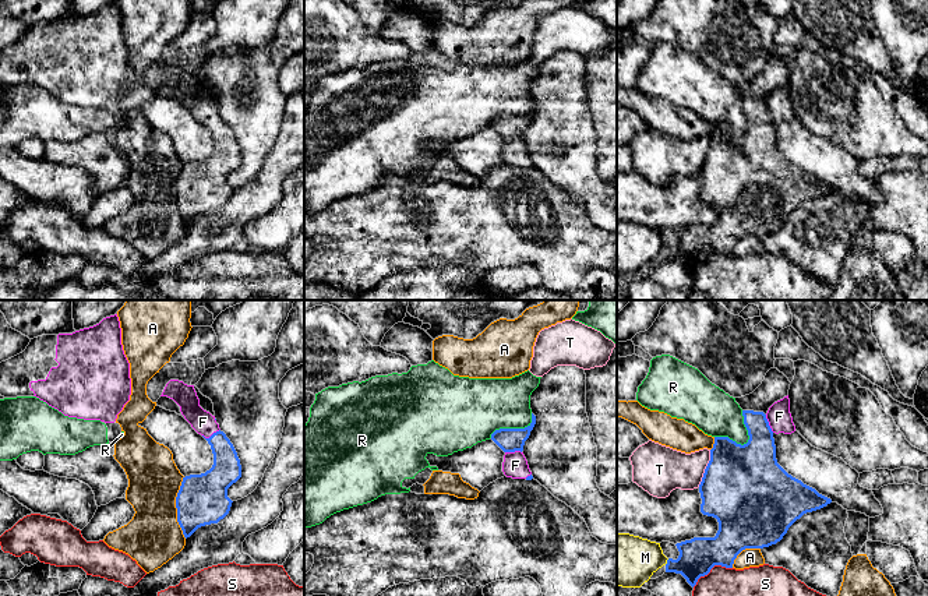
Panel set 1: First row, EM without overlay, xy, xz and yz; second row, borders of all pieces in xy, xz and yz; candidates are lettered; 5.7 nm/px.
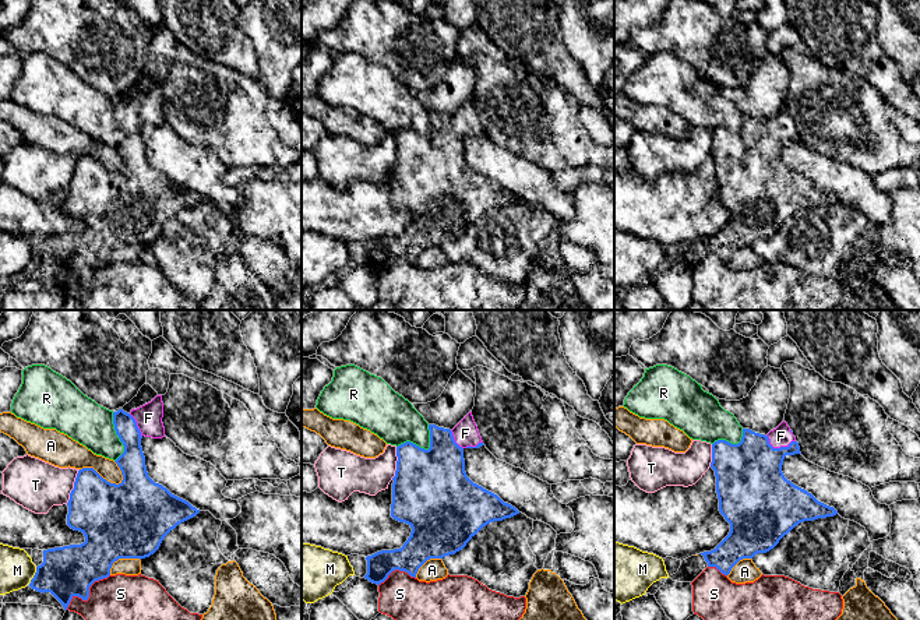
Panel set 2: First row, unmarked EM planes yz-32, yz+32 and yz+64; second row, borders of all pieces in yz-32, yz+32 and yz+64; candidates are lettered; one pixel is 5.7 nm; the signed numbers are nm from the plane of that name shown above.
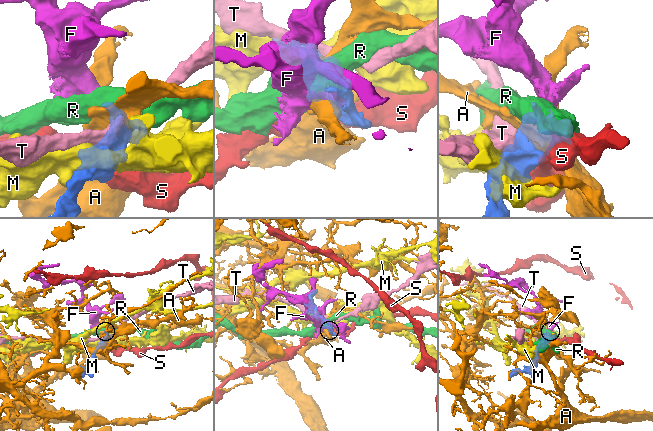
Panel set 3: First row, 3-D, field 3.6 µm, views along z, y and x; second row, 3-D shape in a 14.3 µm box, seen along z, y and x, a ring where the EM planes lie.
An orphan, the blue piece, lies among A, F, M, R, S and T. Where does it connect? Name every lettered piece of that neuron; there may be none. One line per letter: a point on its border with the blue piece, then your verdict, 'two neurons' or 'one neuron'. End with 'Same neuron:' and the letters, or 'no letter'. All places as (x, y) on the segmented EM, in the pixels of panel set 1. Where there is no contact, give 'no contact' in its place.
A: xy (176, 507) | two neurons
F: xy (212, 434) | one neuron
M: yz (667, 561) | two neurons
R: yz (747, 443) | two neurons
S: yz (711, 568) | two neurons
T: yz (706, 468) | two neurons
Same neuron: F

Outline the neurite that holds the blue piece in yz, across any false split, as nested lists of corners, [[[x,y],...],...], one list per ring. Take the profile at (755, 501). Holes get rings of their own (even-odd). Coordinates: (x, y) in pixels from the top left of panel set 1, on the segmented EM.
[[[788,395],[774,402],[766,415],[742,410],[742,416],[749,435],[748,442],[741,445],[728,437],[714,437],[710,461],[699,484],[701,512],[717,519],[716,536],[677,543],[678,558],[668,558],[666,564],[666,572],[681,574],[692,588],[714,565],[733,568],[734,560],[742,550],[776,544],[804,514],[832,502],[830,498],[793,477],[777,463],[773,434],[795,431]]]

